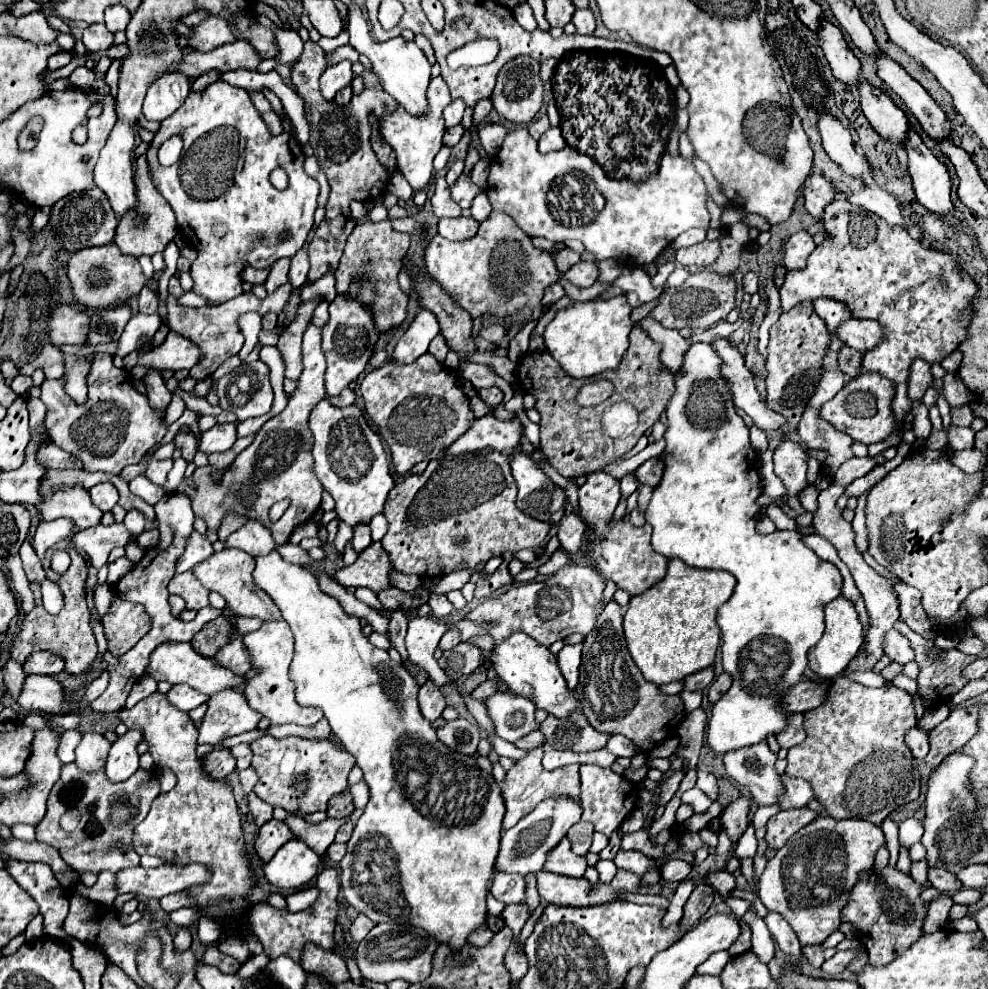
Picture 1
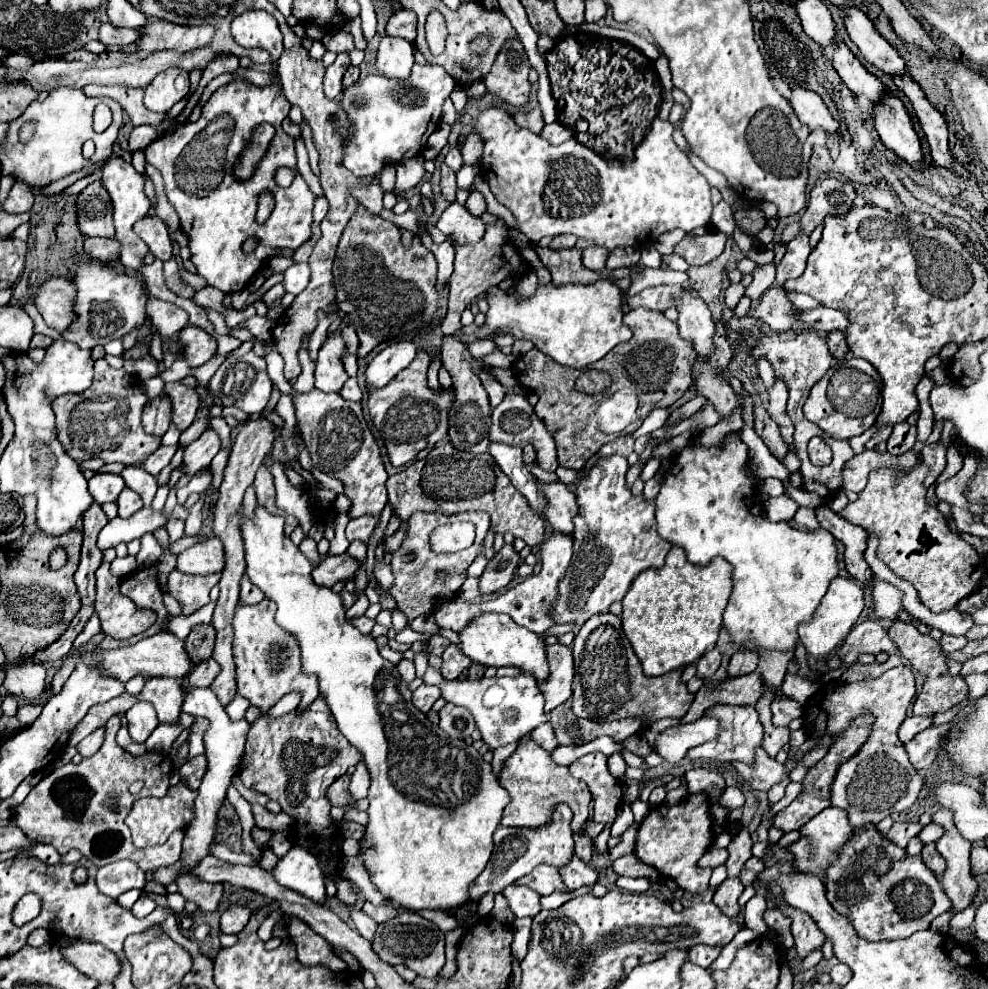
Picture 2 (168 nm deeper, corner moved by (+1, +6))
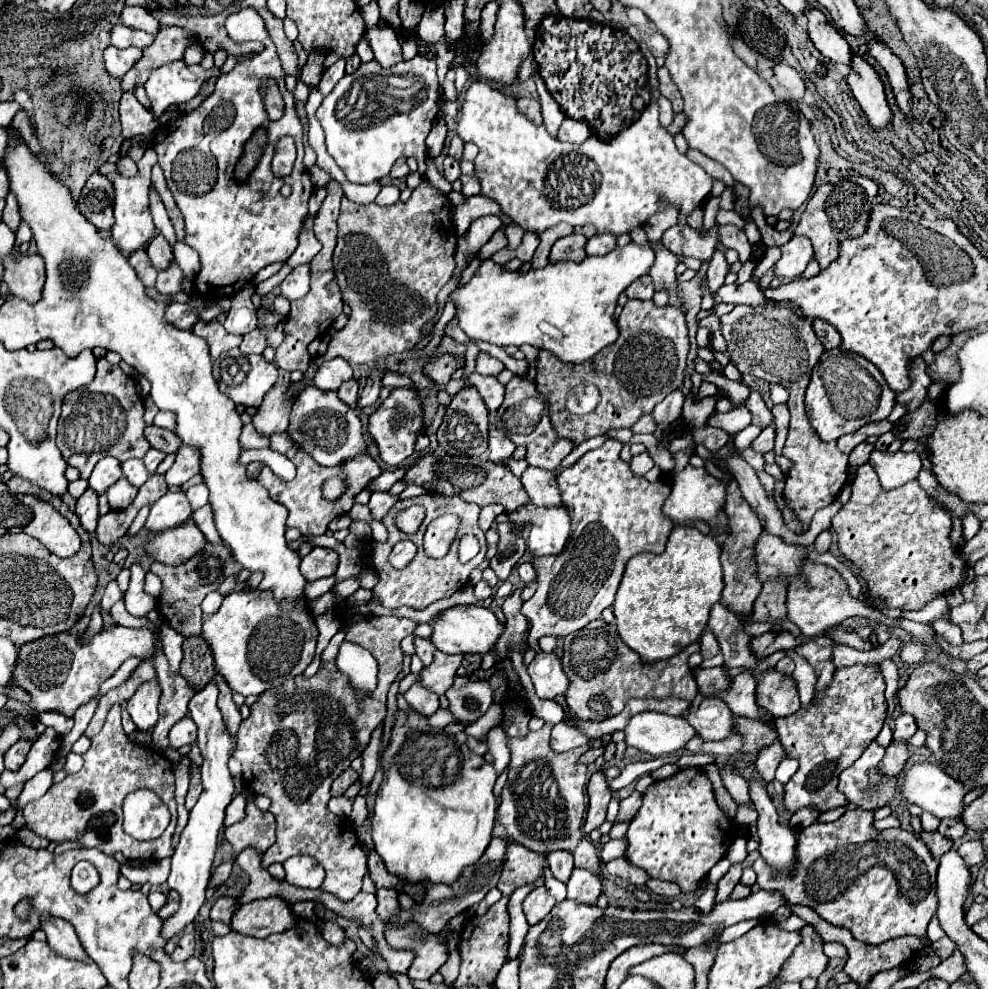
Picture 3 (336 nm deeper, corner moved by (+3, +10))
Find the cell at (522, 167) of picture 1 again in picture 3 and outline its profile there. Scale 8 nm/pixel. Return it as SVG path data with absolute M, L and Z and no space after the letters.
M475 81L463 95L457 135L463 141L475 143L479 155L475 159L475 175L481 183L481 195L499 203L501 211L519 223L525 231L541 233L561 221L571 225L595 225L599 233L623 235L633 227L647 223L651 215L659 211L659 197L665 197L671 205L679 207L681 215L689 215L709 193L713 179L685 155L681 155L673 143L673 137L659 125L657 103L651 101L641 117L611 141L601 141L591 135L585 143L573 145L553 139L547 129L529 121L515 105L515 99L503 95L483 81Z

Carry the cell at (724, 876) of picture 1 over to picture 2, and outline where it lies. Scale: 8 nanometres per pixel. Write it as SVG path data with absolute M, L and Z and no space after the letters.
M727 877L715 891L713 903L727 915L727 917L739 917L741 907L737 903L739 895L743 893L743 883L739 877Z

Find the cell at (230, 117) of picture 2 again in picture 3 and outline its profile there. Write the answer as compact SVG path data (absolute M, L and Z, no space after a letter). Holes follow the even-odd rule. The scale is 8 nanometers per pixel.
M253 9L231 15L227 19L227 33L236 43L259 41L265 49L251 59L237 63L227 75L221 75L215 83L215 93L195 111L181 113L153 145L159 155L159 165L165 171L167 185L185 219L185 243L201 255L201 271L193 279L193 289L199 297L231 297L263 267L275 261L287 261L297 249L297 237L307 217L307 201L315 189L309 171L303 165L303 123L295 111L295 99L285 87L281 61L275 53L275 45L269 41L261 15ZM265 79L275 79L283 93L285 113L279 121L269 121L265 113L259 91L259 83ZM255 129L267 131L267 145L257 167L249 173L249 179L239 183L233 177L233 171ZM283 135L295 139L299 167L295 161L293 173L277 179L271 173L271 157L277 139ZM283 183L289 183L293 189L289 197L279 193Z

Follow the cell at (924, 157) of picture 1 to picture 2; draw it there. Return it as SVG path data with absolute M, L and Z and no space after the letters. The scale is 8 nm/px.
M891 95L883 97L881 105L875 107L875 129L887 149L891 149L903 161L907 161L913 169L925 169L921 141L913 129L911 117L901 99Z

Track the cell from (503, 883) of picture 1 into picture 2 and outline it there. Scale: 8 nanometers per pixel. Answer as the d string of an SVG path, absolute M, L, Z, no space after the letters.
M511 883L501 893L509 901L509 907L515 913L515 917L535 917L541 911L539 895L533 889L527 889L525 885Z

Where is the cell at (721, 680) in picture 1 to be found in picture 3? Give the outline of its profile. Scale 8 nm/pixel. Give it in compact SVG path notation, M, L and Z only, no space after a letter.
M769 631L751 641L751 647L759 657L769 657L771 653L781 651L781 649L795 649L795 645L797 641L789 631L781 631L781 633Z

